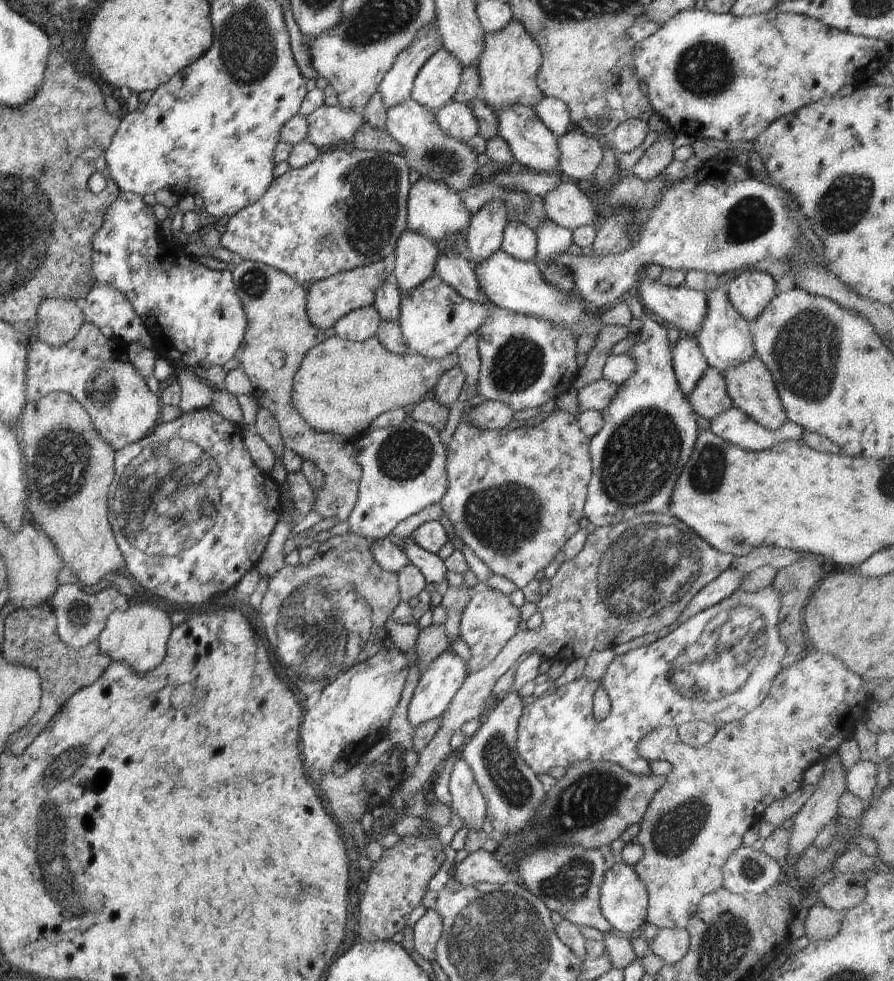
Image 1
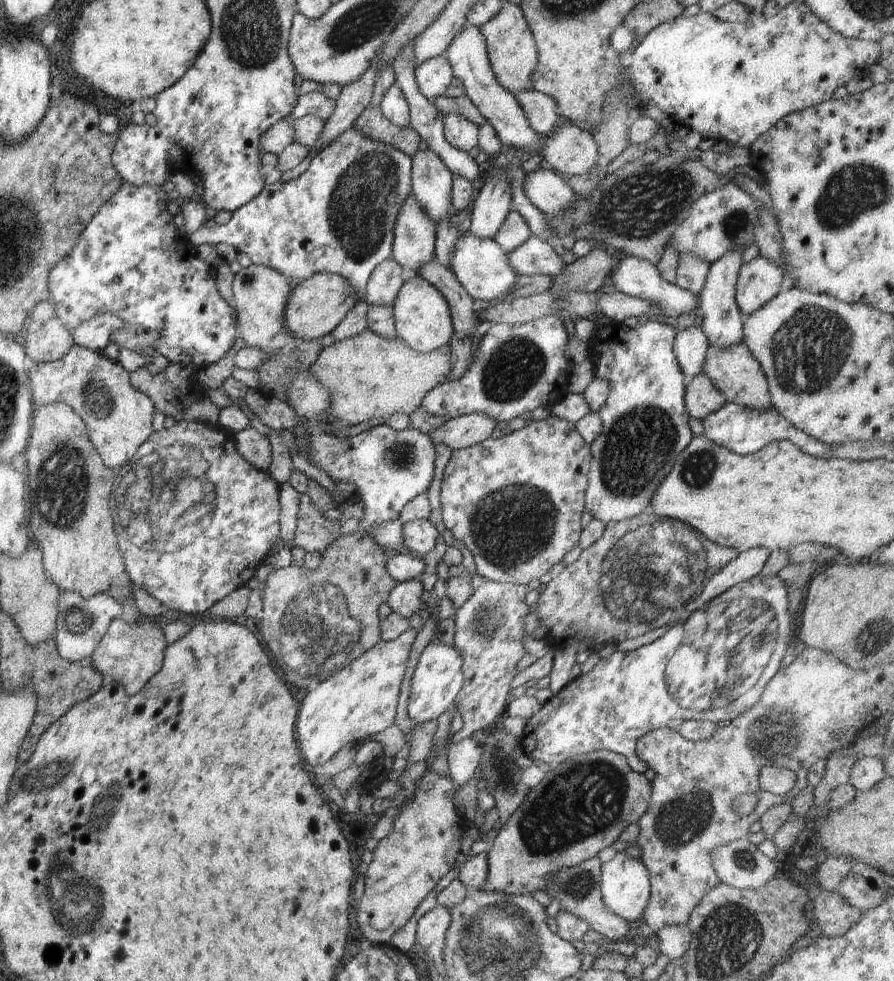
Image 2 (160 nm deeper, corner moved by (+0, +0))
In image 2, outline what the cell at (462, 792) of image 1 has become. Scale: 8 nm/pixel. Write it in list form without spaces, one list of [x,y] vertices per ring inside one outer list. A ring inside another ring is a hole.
[[[466,737],[454,743],[448,742],[444,748],[447,756],[450,776],[459,788],[464,786],[475,772],[478,772],[479,760],[482,758],[482,751],[479,741],[472,737]]]

